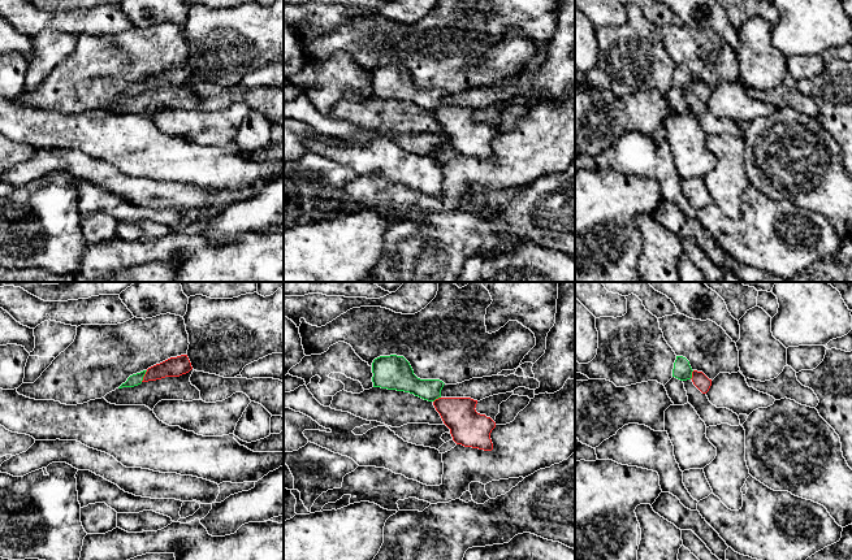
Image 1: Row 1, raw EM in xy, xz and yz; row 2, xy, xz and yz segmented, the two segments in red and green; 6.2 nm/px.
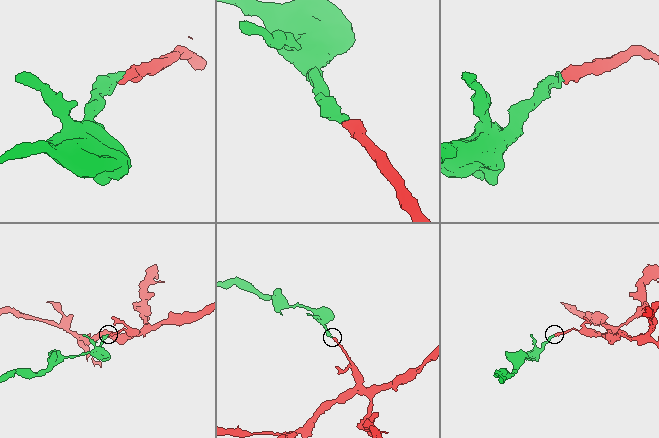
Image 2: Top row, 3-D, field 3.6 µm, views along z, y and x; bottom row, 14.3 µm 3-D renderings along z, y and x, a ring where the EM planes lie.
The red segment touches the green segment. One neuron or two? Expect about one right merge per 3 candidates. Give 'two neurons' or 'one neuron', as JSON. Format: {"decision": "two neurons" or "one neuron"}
{"decision": "one neuron"}

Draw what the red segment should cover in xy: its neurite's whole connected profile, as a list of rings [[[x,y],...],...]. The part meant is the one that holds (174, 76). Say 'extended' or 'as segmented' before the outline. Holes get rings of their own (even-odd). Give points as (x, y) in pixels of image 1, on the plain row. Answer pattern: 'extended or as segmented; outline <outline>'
extended; outline [[[187,64],[170,66],[160,73],[148,77],[147,79],[130,84],[127,90],[118,97],[134,96],[140,94],[142,91],[156,90],[165,86],[180,86],[189,82],[191,78],[193,75]]]

